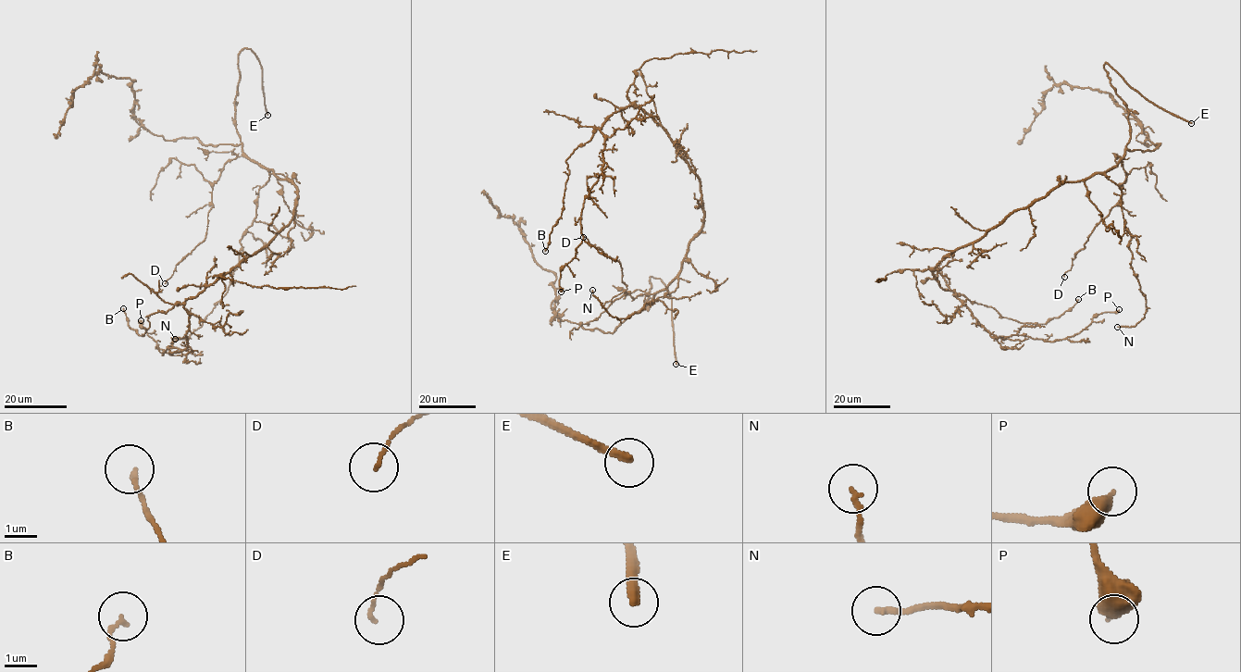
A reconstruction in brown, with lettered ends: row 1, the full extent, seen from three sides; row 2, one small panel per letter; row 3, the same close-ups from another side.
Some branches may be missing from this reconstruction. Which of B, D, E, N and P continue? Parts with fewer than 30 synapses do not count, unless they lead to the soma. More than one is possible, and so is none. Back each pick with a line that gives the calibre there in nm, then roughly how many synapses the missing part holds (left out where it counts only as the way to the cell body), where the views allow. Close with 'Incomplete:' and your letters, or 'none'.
E: calibre 280 nm
Incomplete: E

